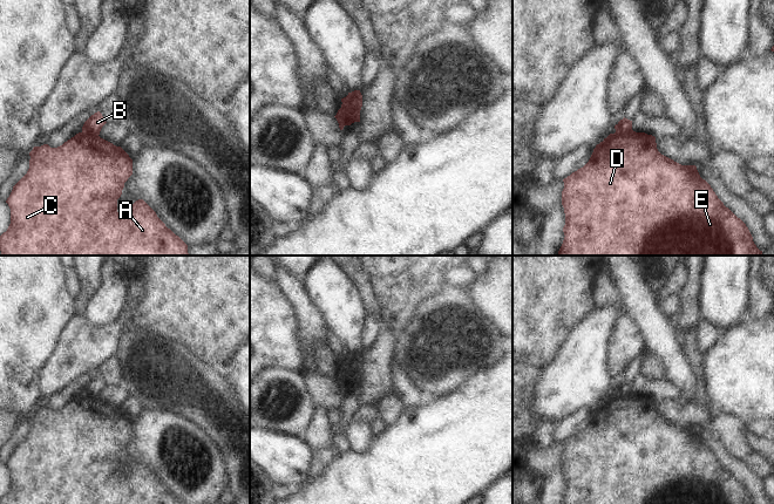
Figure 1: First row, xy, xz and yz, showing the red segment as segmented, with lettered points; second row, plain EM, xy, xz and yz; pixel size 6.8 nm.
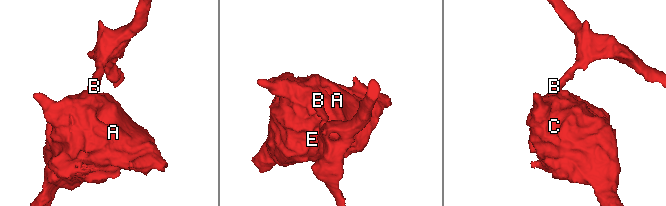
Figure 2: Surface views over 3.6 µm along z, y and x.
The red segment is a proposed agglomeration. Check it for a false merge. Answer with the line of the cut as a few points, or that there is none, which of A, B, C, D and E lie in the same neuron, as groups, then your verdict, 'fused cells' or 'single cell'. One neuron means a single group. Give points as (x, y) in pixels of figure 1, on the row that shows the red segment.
cut xz (350, 93), (351, 97), (346, 106), (359, 110); groups A C D E / B; fused cells

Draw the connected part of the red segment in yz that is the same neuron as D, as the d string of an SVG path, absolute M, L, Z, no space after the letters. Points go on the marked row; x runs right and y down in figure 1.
M631 130L627 134L610 134L596 145L589 162L563 179L562 205L565 213L564 240L558 256L762 256L753 241L746 224L718 198L711 185L700 177L695 165L681 165L661 155L656 137Z

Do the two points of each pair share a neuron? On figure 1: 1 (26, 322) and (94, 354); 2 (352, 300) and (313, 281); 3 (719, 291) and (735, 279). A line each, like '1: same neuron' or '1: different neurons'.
1: different neurons
2: same neuron
3: same neuron

